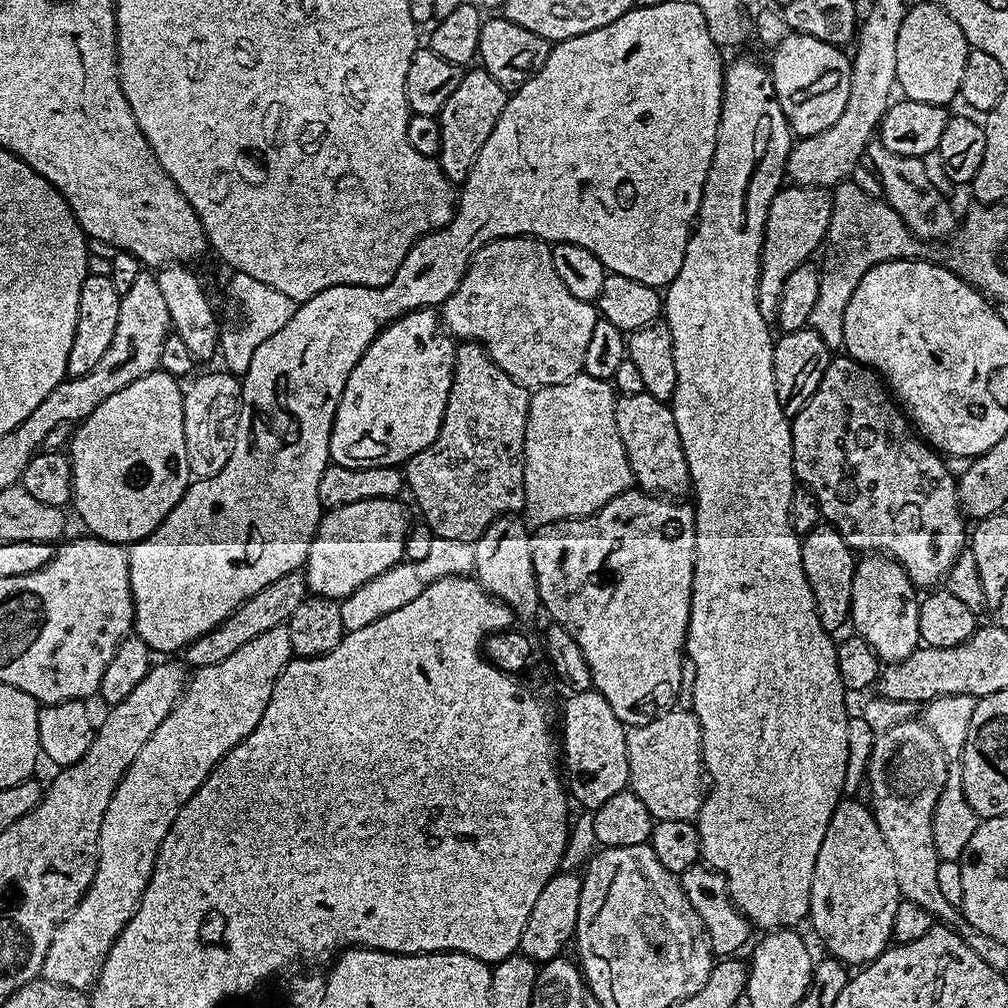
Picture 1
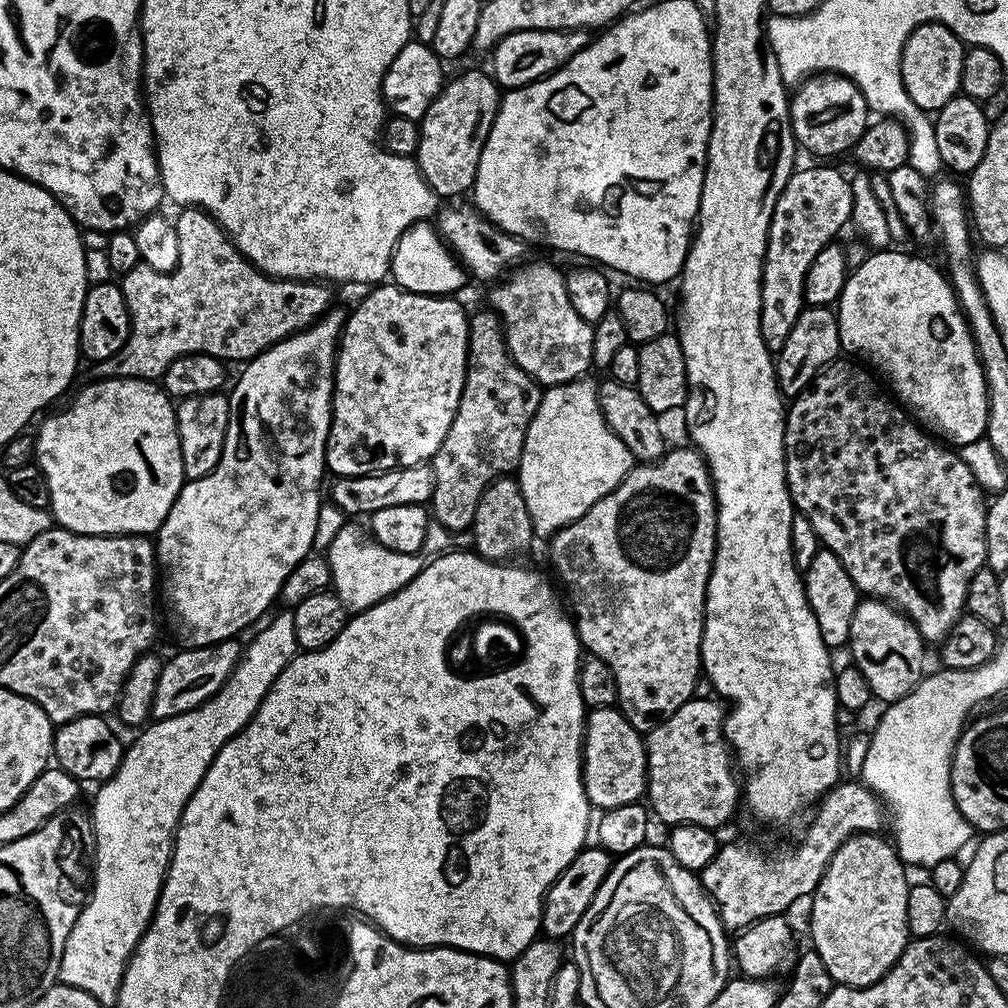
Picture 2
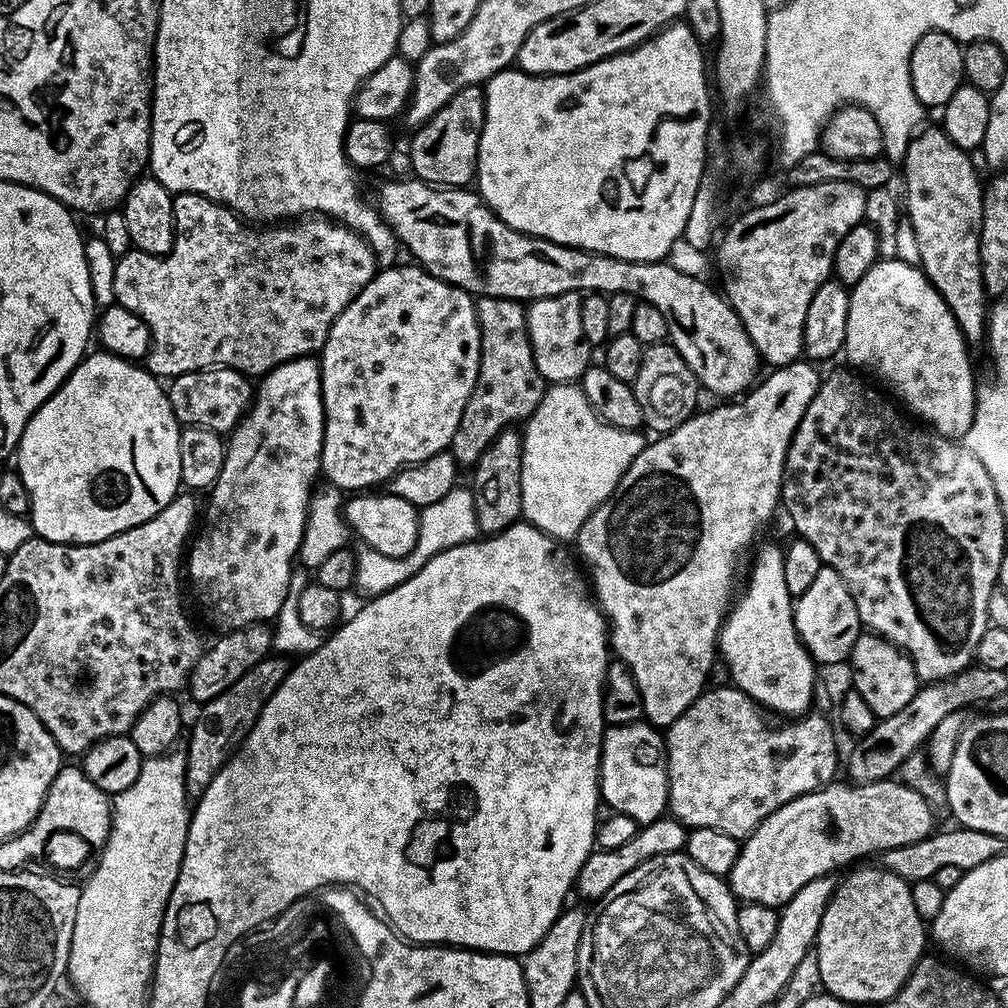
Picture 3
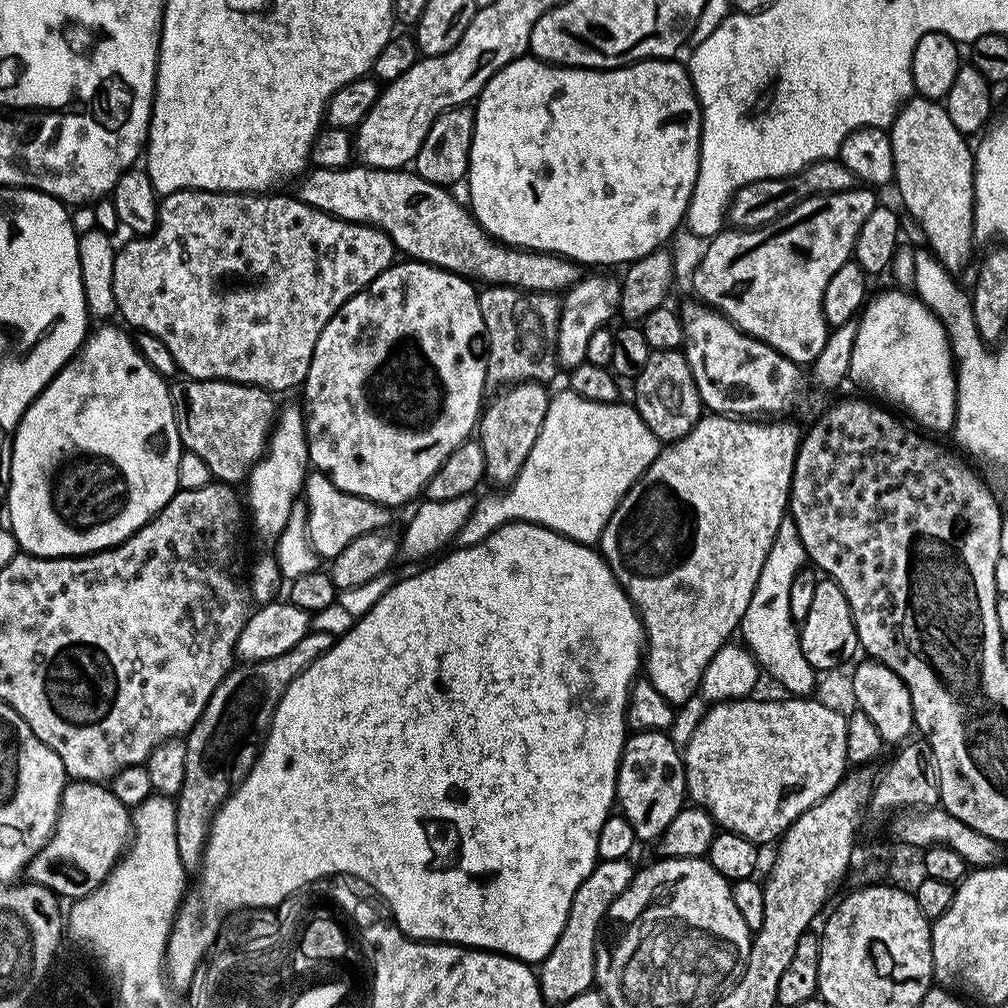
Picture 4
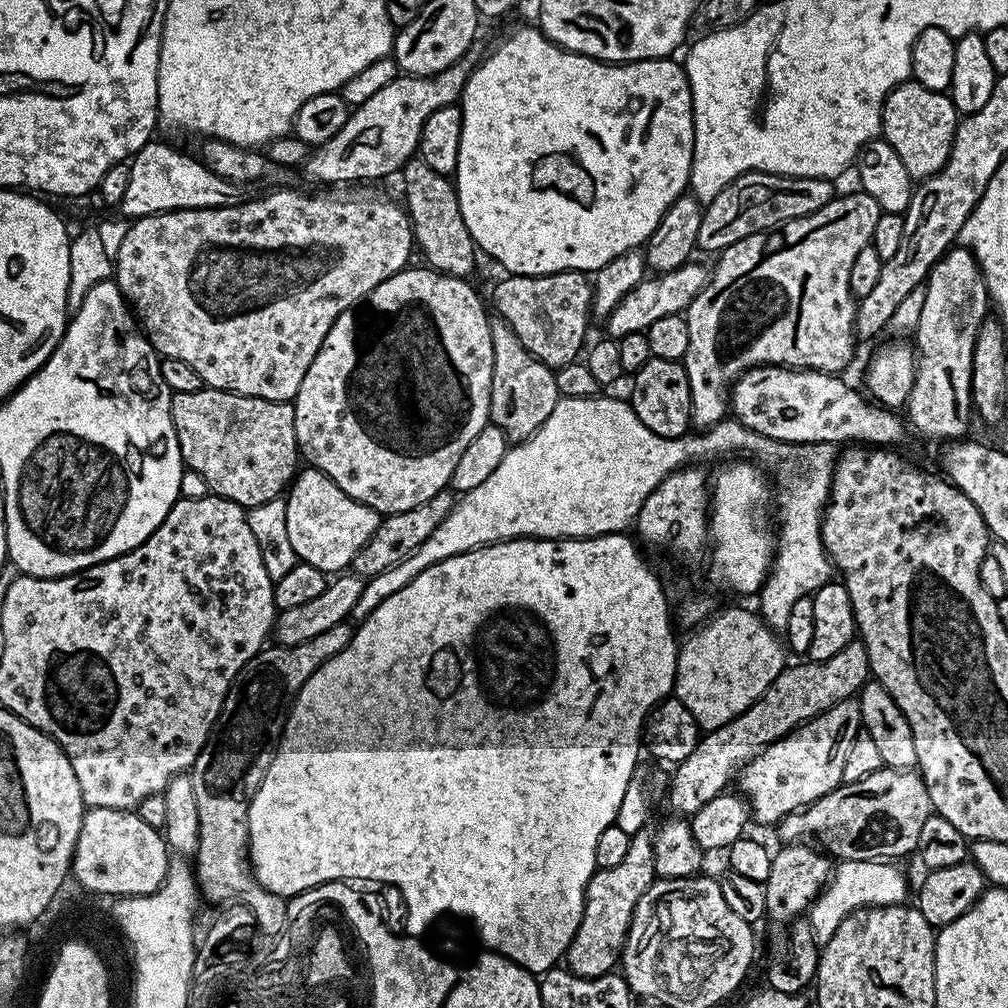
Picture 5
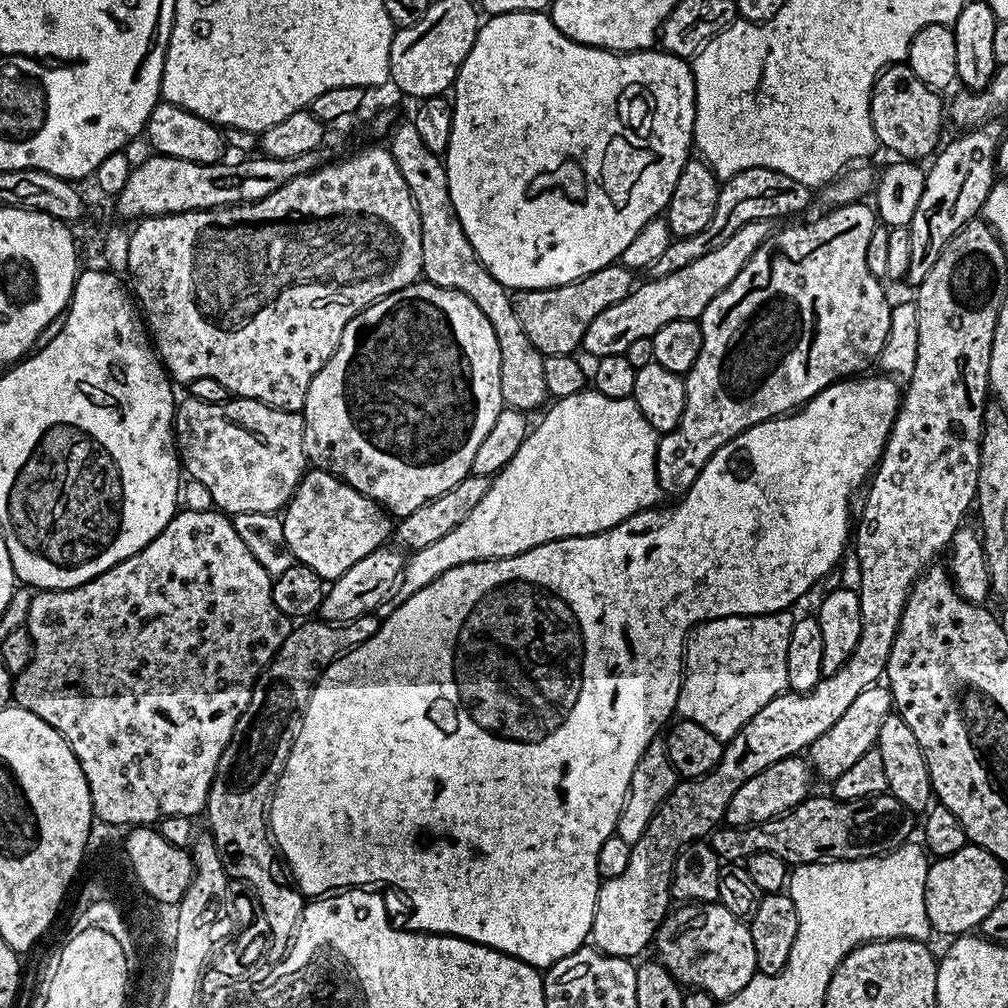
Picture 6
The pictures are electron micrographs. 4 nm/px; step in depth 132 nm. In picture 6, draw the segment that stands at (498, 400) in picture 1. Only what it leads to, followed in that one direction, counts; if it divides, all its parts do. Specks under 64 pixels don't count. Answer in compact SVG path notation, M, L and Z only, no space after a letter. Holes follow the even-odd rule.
M617 262L608 264L602 270L594 270L594 274L586 274L574 282L566 282L553 288L525 288L512 296L512 305L518 314L518 322L522 322L522 330L526 330L526 338L534 342L534 346L543 356L550 354L573 355L584 343L586 326L602 314L614 302L622 302L632 293L634 287L633 269Z

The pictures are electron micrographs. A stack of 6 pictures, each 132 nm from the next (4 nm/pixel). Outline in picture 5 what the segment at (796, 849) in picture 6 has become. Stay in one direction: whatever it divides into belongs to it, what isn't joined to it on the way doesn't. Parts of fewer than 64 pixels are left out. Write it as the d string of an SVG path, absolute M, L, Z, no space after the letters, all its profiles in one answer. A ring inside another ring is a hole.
M879 768L874 774L862 778L858 782L845 784L841 782L834 791L808 804L799 812L786 814L774 832L781 836L784 844L798 844L815 841L829 857L842 860L882 860L895 861L895 856L904 856L916 852L918 838L922 834L922 826L926 818L933 815L930 794L926 790L926 782L919 771L911 768Z

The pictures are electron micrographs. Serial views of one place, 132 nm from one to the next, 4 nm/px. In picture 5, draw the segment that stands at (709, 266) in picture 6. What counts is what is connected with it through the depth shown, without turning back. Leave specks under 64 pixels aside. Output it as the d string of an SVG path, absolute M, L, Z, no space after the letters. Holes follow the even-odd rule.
M689 262L681 266L678 270L661 272L649 275L606 318L608 324L607 335L612 338L619 338L631 332L647 333L650 325L658 322L658 318L681 315L687 309L689 302L704 288L705 282L710 275L709 269L703 268L697 262Z

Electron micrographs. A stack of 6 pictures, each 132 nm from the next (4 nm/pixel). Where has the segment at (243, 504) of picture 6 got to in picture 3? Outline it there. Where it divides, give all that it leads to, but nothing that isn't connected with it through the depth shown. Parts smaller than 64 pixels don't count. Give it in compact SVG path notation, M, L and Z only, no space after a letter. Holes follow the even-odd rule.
M223 366L203 368L171 377L166 391L170 406L181 425L214 430L221 434L231 433L245 412L252 407L254 399L253 381L243 372Z

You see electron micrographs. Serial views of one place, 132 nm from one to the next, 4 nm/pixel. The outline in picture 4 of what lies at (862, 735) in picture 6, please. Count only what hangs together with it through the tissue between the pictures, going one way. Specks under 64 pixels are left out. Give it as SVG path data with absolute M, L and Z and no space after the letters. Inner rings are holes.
M745 698L743 700L721 700L713 703L712 708L696 724L688 745L683 745L684 777L686 778L686 796L697 808L705 808L723 831L737 832L744 836L751 844L765 846L771 842L779 841L784 831L791 826L802 813L810 810L810 806L817 804L834 786L838 786L846 775L849 767L848 755L846 754L846 722L847 715L839 713L824 706L815 698L785 698L786 700L756 700L757 698Z

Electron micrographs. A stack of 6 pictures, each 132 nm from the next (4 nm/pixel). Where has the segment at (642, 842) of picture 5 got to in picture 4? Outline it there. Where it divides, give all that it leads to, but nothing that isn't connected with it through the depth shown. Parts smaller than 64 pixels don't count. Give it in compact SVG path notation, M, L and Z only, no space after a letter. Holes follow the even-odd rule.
M600 860L591 874L578 886L570 902L570 914L554 950L538 965L540 993L544 995L545 1005L563 1006L578 994L589 991L596 982L596 950L602 936L602 925L605 923L608 908L630 886L634 875L633 861ZM600 936L600 937L599 937ZM596 939L598 939L596 941Z

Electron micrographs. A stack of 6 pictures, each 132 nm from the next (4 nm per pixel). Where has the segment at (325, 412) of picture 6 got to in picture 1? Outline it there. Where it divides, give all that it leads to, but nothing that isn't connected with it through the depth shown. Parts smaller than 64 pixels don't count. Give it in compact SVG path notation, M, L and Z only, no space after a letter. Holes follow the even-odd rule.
M420 308L417 312L408 312L386 325L374 338L374 342L370 342L370 346L346 378L346 386L336 407L336 417L332 419L328 447L331 463L351 468L395 468L407 464L411 456L430 446L442 426L448 405L455 357L456 344L453 337L433 309Z

